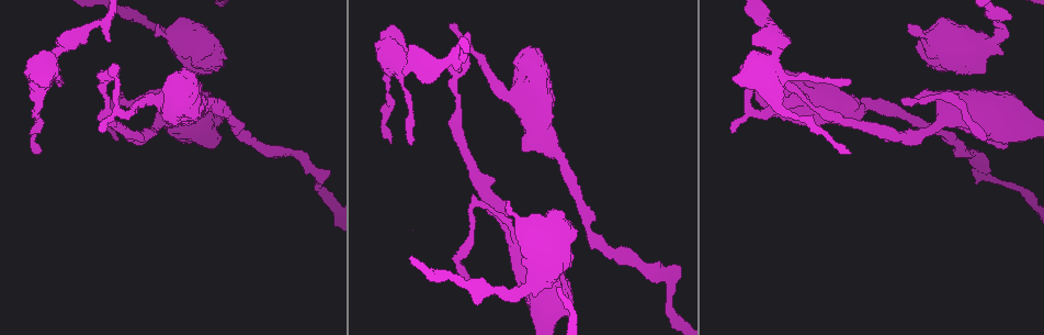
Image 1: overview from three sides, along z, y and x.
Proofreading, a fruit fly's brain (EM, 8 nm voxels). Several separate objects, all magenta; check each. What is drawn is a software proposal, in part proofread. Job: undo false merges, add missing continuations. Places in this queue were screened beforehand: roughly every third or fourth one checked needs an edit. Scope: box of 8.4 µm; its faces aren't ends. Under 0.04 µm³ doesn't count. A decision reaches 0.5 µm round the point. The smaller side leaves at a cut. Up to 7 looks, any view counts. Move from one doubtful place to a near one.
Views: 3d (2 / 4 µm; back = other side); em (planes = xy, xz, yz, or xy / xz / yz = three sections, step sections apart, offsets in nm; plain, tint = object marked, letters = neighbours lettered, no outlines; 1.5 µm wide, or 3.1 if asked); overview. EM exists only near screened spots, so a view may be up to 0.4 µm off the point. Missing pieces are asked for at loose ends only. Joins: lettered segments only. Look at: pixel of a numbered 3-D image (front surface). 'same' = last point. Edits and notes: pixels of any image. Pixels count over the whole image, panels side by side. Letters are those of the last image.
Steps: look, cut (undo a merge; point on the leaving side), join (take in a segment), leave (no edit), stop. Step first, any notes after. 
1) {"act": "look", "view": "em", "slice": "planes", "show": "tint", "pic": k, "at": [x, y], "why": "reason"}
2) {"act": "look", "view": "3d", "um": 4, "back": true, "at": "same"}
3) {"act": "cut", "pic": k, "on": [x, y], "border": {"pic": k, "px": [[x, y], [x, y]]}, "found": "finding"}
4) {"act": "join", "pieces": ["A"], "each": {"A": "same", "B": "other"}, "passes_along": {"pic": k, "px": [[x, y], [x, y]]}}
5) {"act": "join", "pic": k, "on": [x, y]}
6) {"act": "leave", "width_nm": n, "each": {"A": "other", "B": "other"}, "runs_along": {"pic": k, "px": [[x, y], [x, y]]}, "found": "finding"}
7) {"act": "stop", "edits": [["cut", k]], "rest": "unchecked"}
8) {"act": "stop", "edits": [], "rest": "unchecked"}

{"act": "look", "view": "em", "slice": "planes", "show": "letters", "pic": 1, "at": [938, 90], "why": "thick end"}

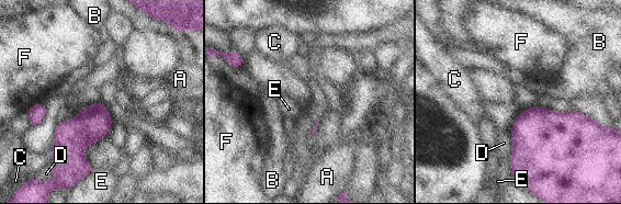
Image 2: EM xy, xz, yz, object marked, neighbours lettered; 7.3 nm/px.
{"act": "leave", "each": {"A": "other", "B": "other", "C": "other", "D": "other", "E": "other", "F": "other"}, "border": {"pic": 2, "px": [[541, 103], [522, 110]]}, "found": "none of them fits"}

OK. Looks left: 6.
{"act": "look", "view": "em", "slice": "xy", "step": 8, "show": "tint", "pic": 1, "at": [435, 76], "why": "an open end"}

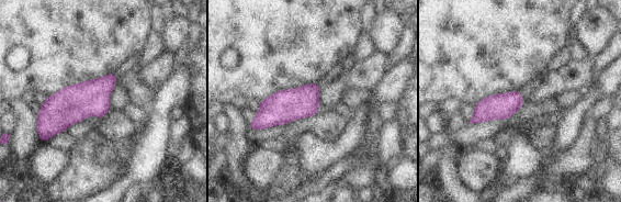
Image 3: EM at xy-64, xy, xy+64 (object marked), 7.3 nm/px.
{"act": "look", "view": "em", "slice": "planes", "show": "letters", "at": "same"}

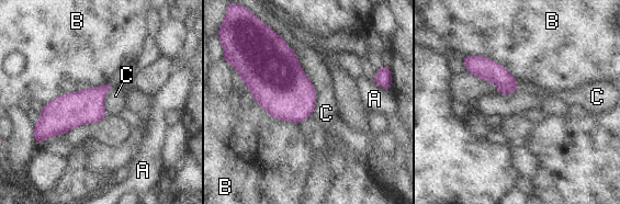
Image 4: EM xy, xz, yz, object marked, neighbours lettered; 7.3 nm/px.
{"act": "leave", "longest_contact_nm": ["B", 550], "each": {"A": "other", "B": "other", "C": "other"}, "border": {"pic": 4, "px": [[111, 84], [104, 99], [105, 114]]}, "found": "no lettered segment goes on from it"}

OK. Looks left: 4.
{"act": "look", "view": "3d", "um": 4, "pic": 1, "at": [158, 100], "why": "calibre changes"}

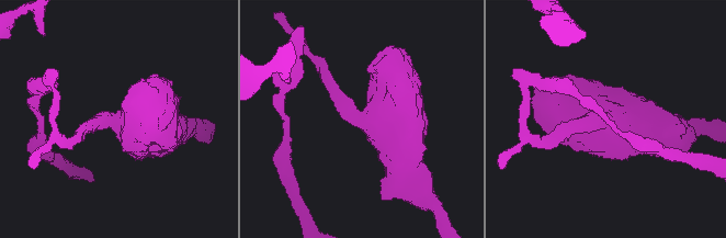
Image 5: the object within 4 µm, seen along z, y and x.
{"act": "look", "view": "em", "um": 3.1, "slice": "xy", "step": 16, "show": "letters", "pic": 5, "at": [605, 124]}

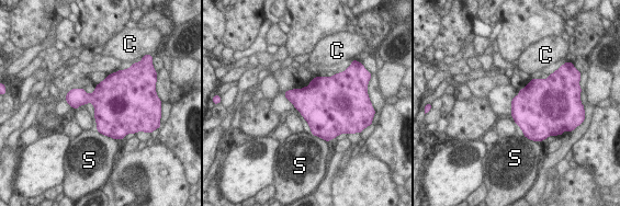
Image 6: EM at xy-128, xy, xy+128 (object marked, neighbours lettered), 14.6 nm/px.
{"act": "leave", "width_nm": 400, "each": {"C": "other", "S": "other"}, "border": {"pic": 6, "px": [[97, 132], [111, 138]]}, "found": "one neuron here"}

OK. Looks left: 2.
{"act": "stop", "edits": [], "rest": "unchecked"}

